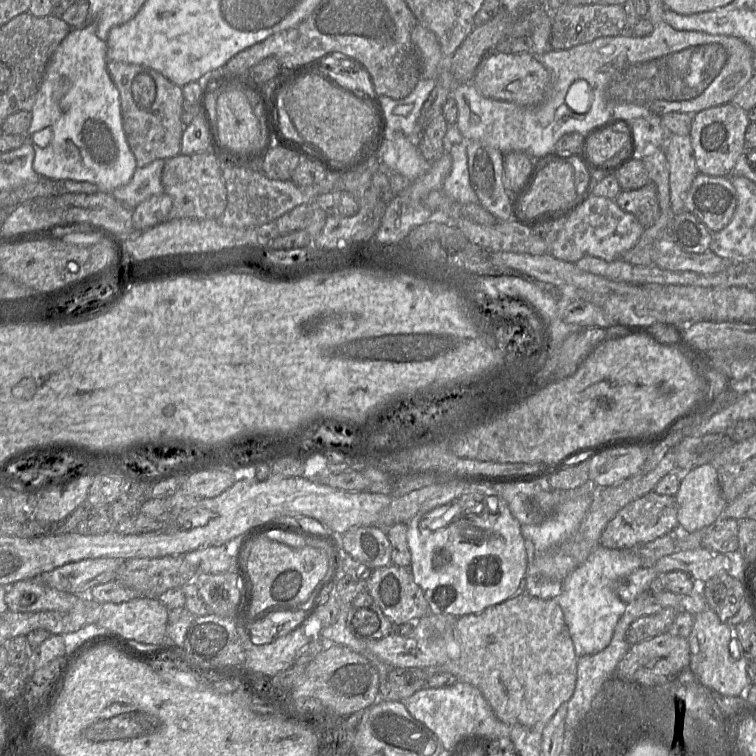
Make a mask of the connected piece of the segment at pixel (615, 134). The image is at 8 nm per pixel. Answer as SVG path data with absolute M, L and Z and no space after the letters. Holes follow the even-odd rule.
M612 129L593 133L586 139L587 155L592 162L598 165L616 165L626 157L628 149L628 136L624 132ZM615 155L611 164L605 163Z

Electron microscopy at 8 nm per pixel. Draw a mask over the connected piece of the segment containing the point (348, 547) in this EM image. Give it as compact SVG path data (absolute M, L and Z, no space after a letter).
M378 525L353 526L341 538L346 553L372 568L392 563L391 544L385 528Z

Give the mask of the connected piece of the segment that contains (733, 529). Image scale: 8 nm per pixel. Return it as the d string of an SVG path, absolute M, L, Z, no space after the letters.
M718 518L712 525L707 526L702 546L719 553L738 551L738 526L737 519Z

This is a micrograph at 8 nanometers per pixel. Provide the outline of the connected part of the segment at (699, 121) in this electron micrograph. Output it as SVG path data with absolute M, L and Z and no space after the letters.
M726 103L704 109L692 116L690 139L698 172L709 176L730 177L739 156L745 151L745 132L751 123L747 111Z

